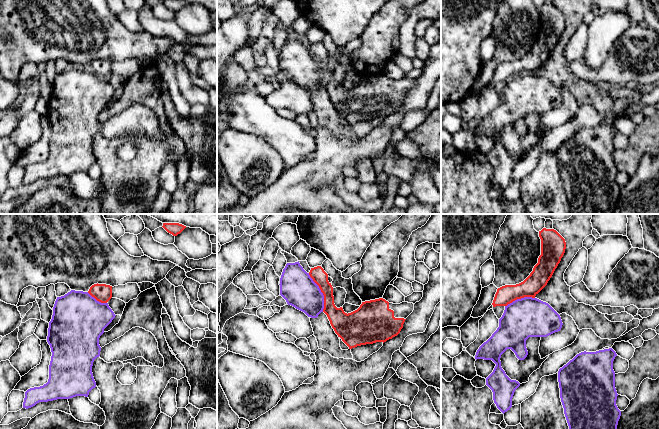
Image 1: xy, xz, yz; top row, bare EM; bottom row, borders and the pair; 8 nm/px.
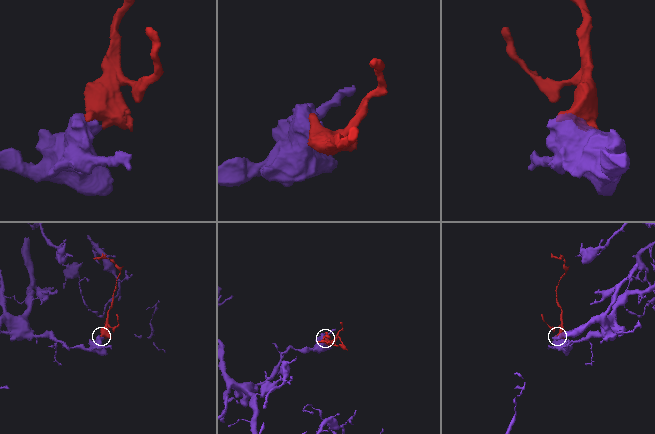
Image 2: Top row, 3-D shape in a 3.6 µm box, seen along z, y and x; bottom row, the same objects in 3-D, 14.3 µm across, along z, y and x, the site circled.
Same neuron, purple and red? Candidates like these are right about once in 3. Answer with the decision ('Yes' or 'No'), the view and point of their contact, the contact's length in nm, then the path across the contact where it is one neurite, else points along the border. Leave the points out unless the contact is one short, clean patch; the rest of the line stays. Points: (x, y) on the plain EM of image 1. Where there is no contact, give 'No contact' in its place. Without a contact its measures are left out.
No. Touches purple at xz (321, 68). Shared border 340 nm. Boundary: xz (308, 49), (323, 71), (323, 87)

